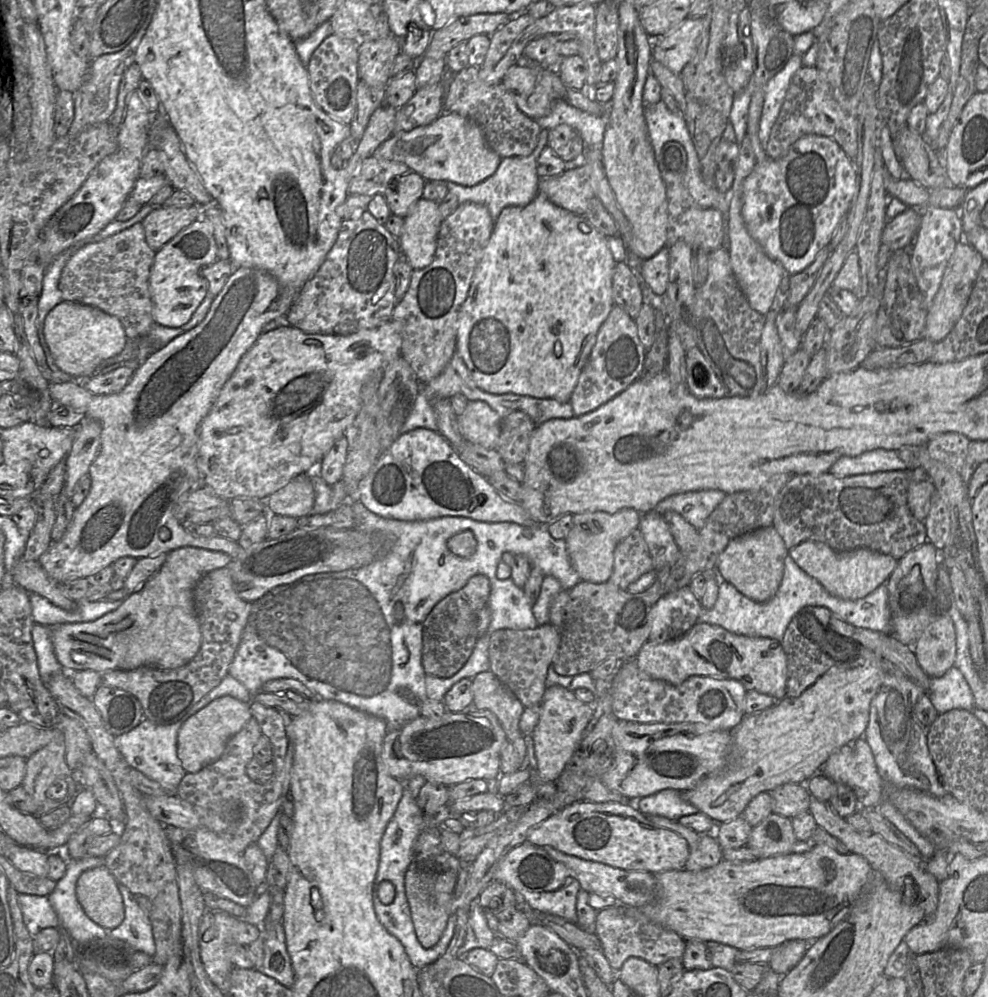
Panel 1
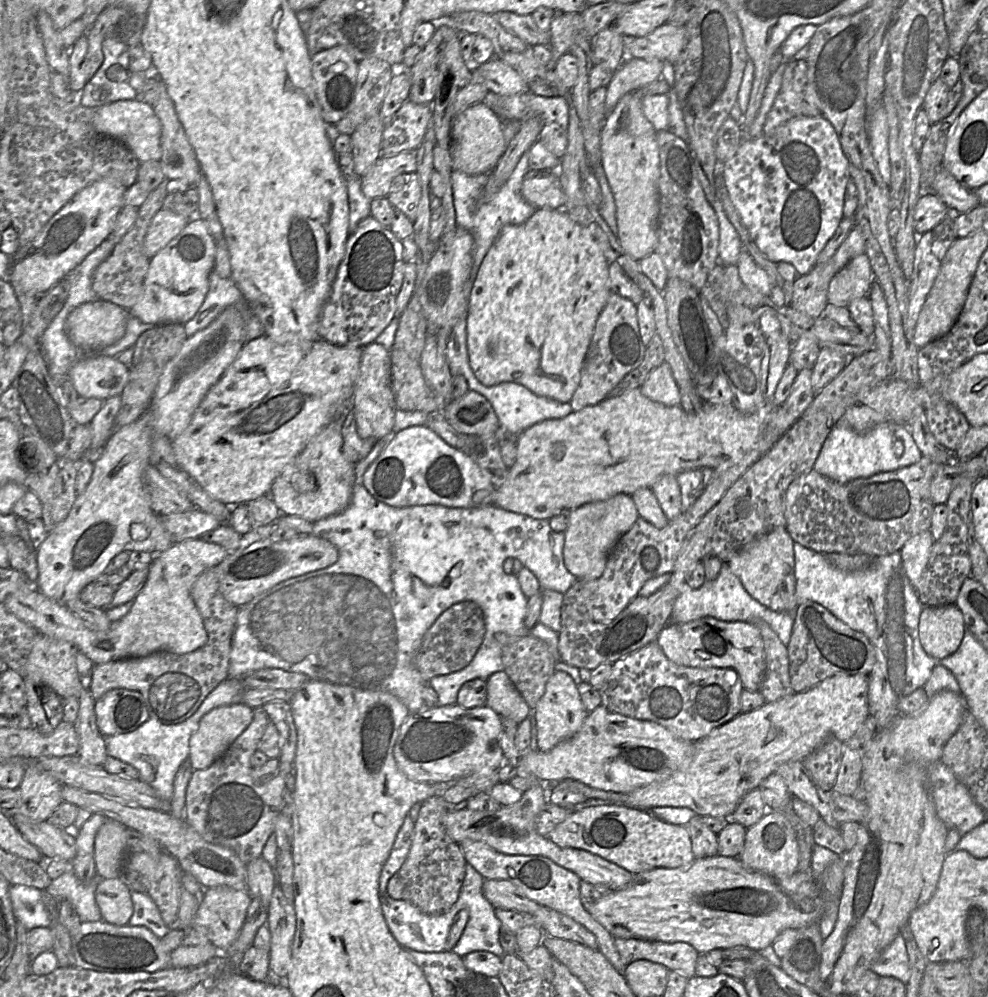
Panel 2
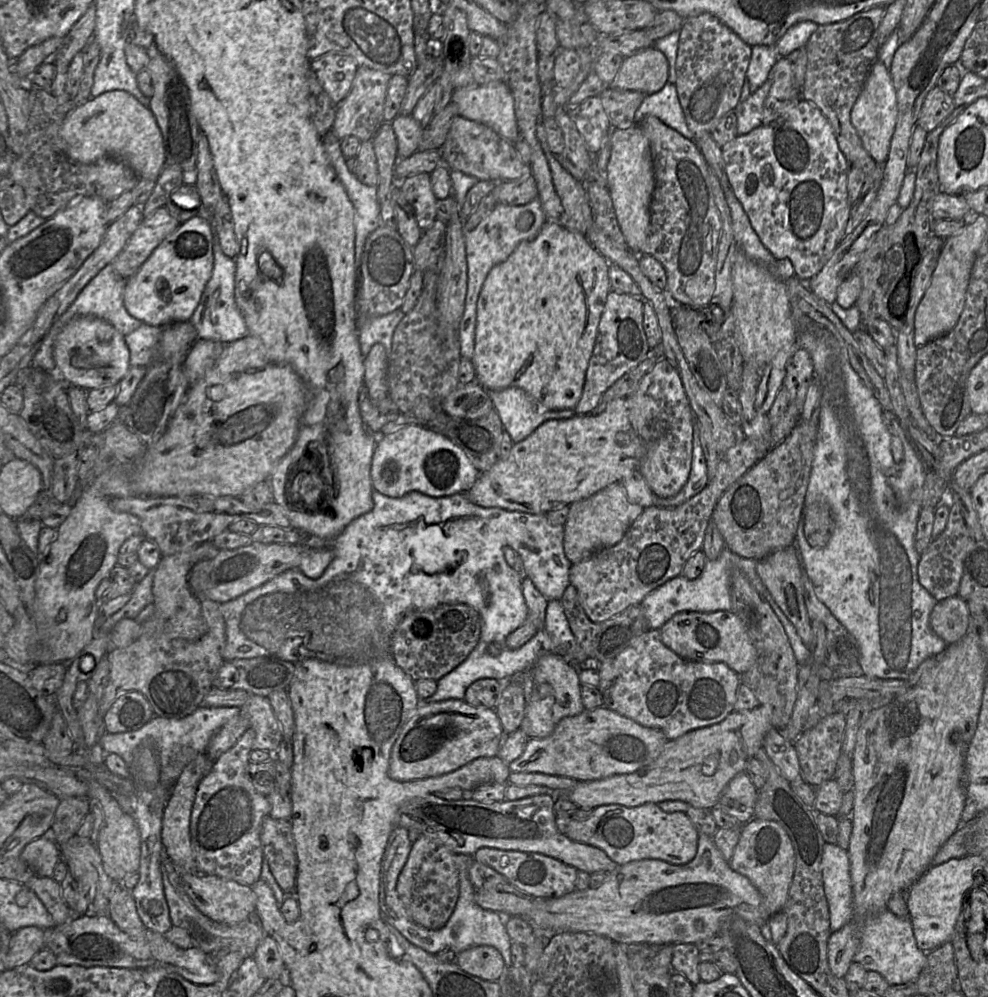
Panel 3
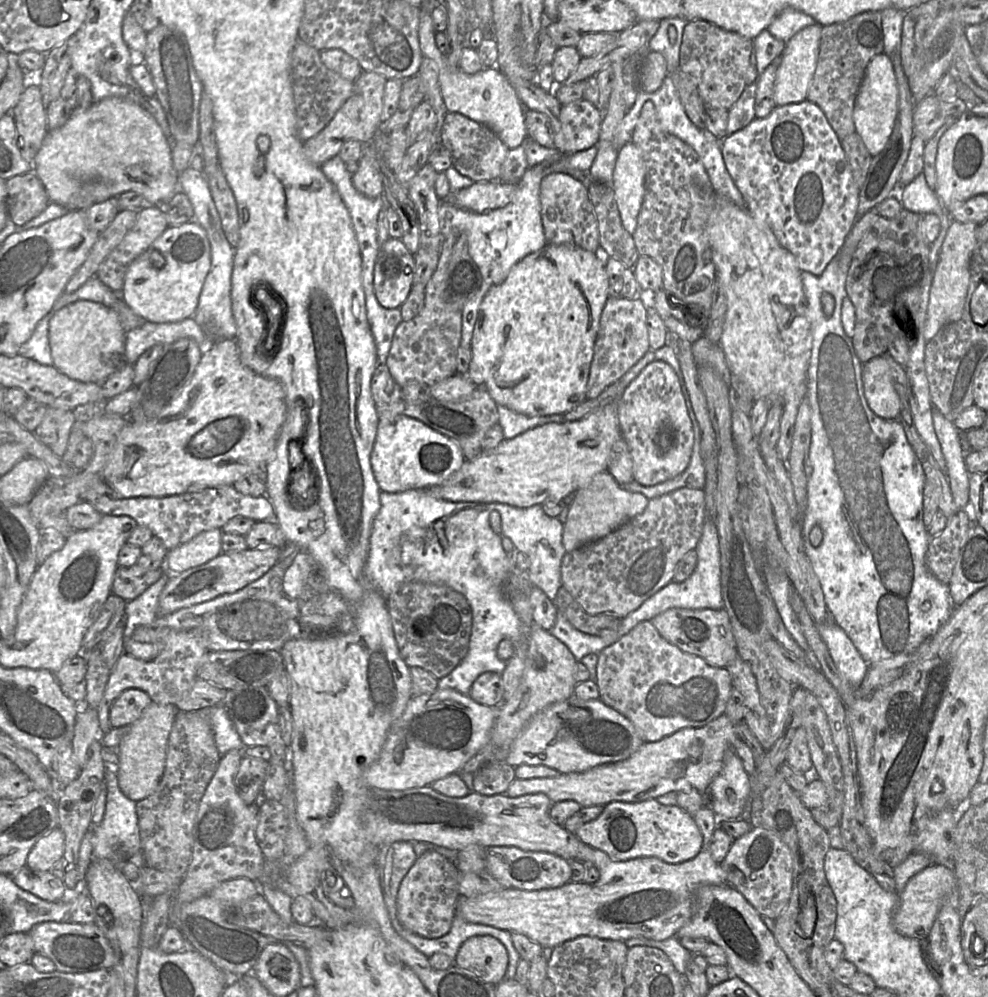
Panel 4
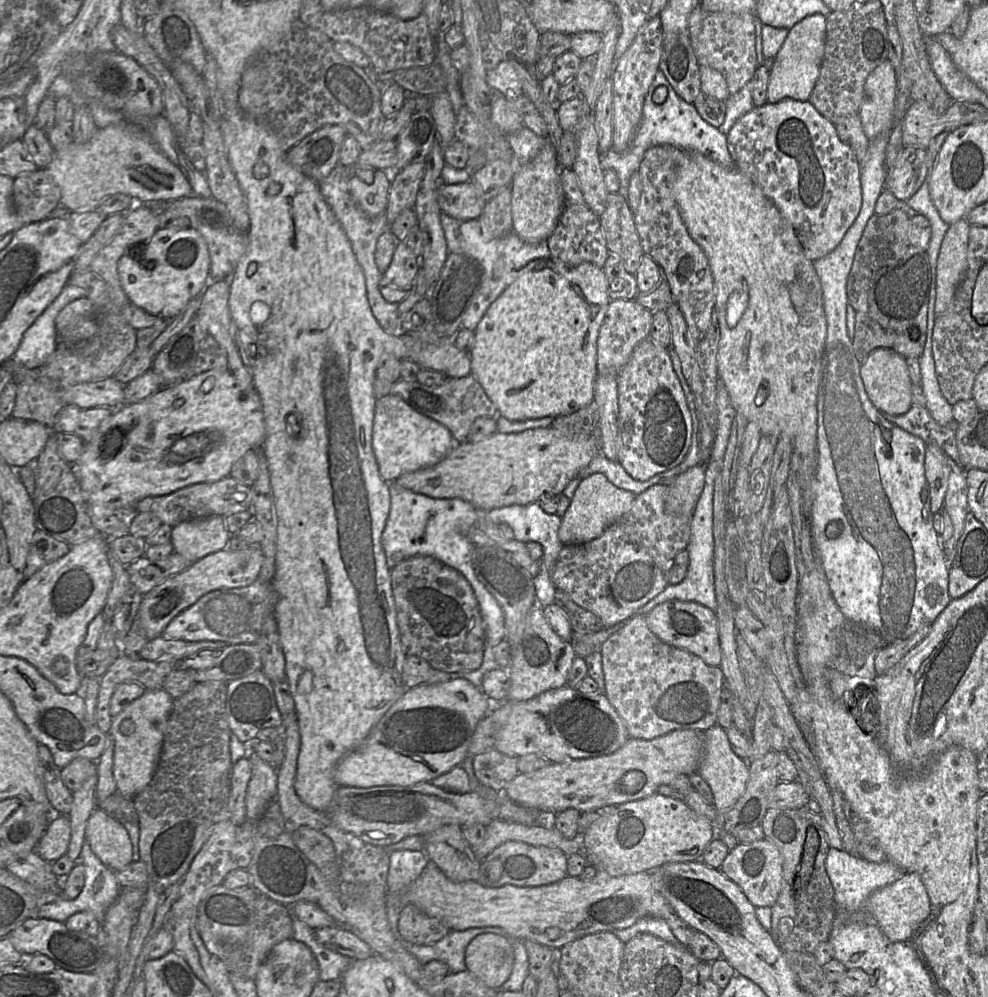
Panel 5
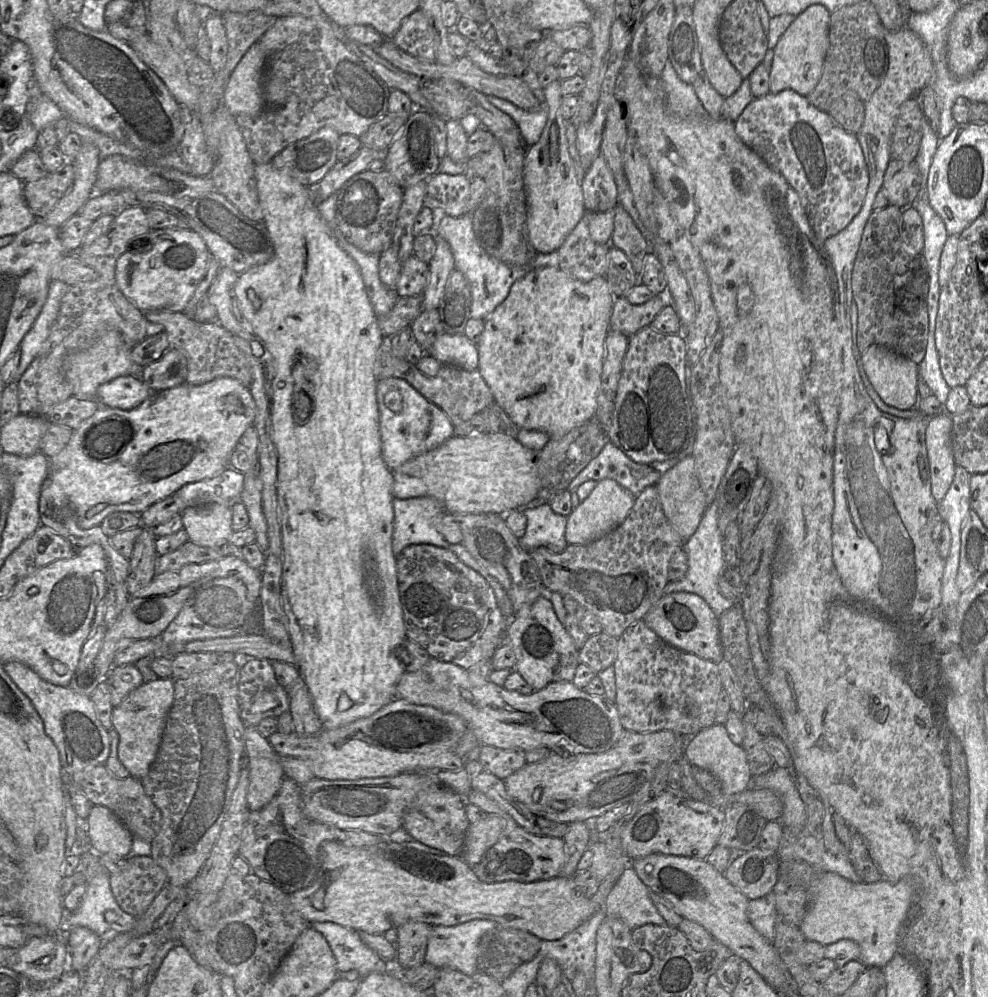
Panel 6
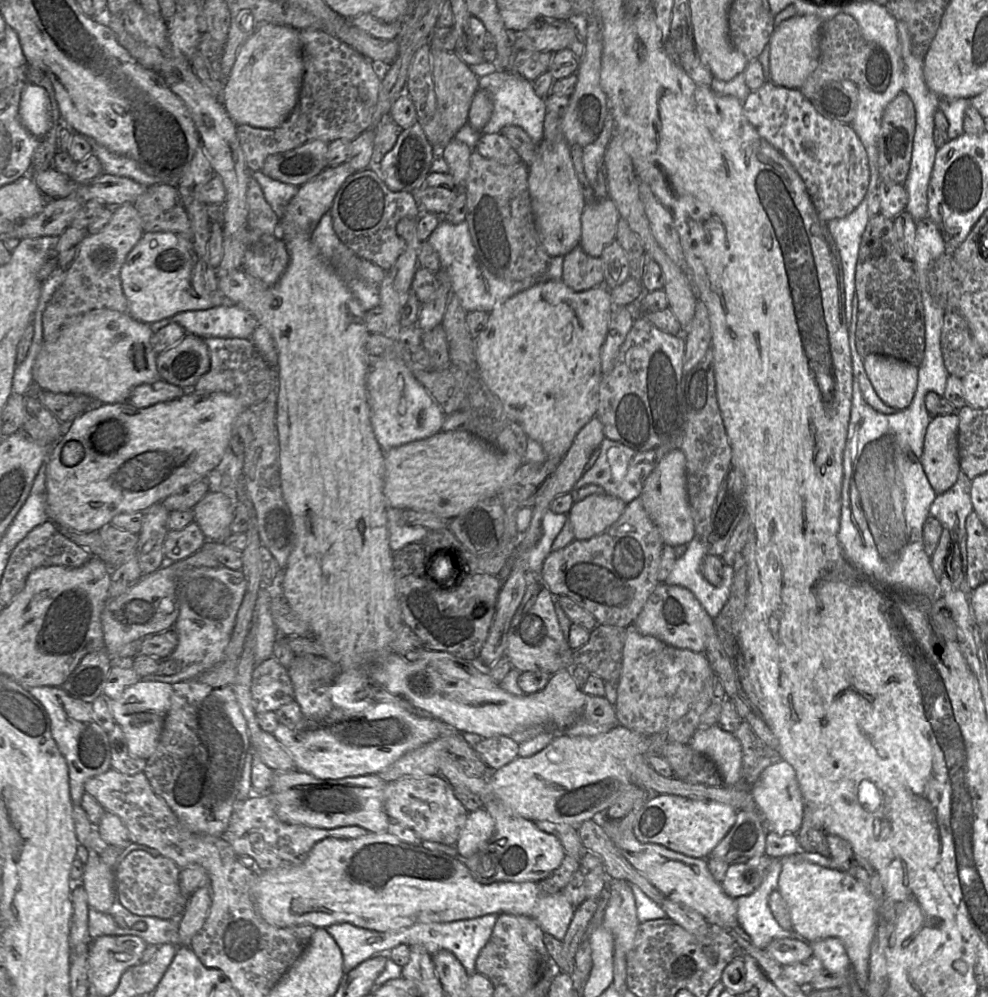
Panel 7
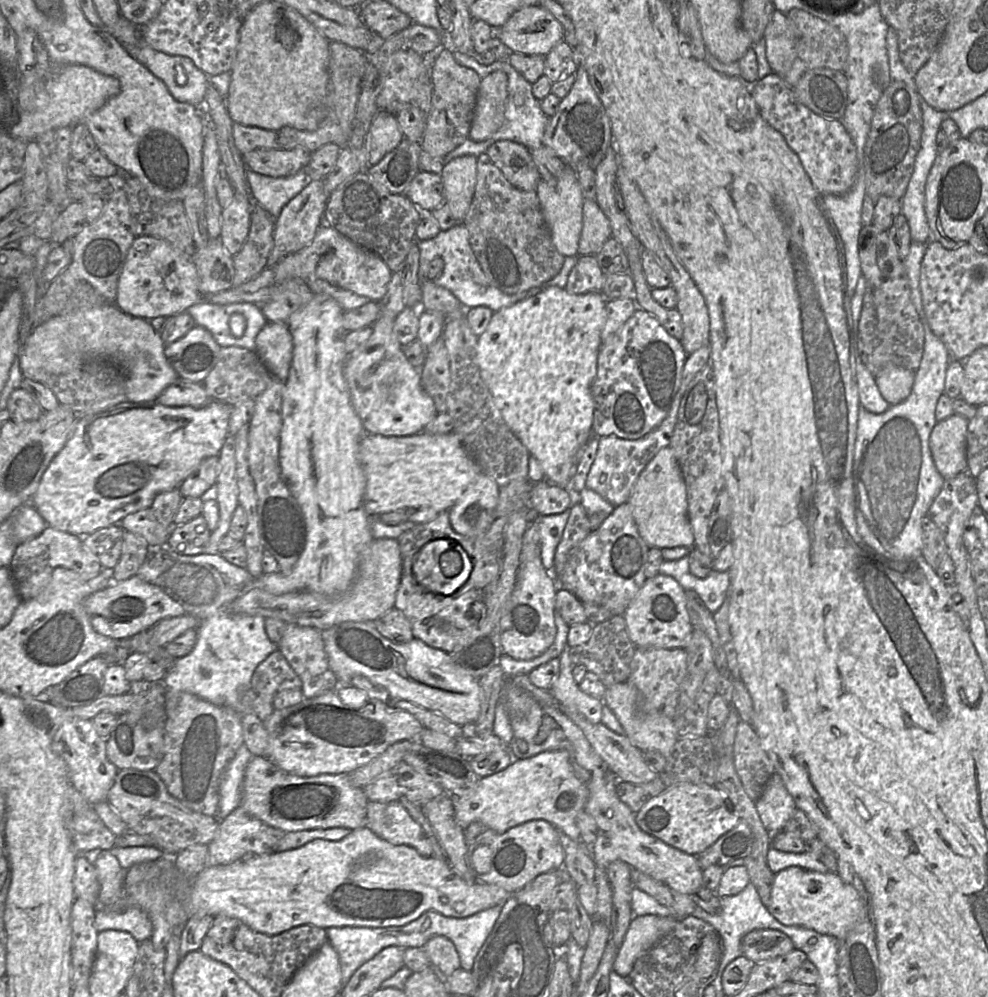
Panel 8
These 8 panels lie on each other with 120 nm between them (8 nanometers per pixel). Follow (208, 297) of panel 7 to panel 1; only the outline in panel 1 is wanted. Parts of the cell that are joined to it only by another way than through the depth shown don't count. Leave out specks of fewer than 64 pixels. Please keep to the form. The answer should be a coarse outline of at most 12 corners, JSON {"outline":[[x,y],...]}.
{"outline":[[203,217],[156,251],[156,324],[179,328],[207,295],[216,259]]}

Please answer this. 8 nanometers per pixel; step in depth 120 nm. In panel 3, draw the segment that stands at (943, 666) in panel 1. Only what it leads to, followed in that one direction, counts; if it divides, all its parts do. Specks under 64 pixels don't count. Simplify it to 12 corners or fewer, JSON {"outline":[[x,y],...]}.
{"outline":[[937,601],[929,625],[947,645],[969,626],[966,601]]}

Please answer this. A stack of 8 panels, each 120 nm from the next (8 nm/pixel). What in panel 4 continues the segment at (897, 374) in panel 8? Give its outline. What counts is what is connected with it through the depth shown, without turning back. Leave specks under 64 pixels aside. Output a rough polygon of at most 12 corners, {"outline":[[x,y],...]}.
{"outline":[[888,355],[863,364],[869,408],[896,420],[902,404]]}

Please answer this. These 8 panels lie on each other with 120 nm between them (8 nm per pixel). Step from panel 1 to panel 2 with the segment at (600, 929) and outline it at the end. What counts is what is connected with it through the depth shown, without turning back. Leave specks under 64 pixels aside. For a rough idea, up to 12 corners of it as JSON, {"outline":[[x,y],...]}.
{"outline":[[615,938],[625,966],[648,960],[690,979],[699,953],[683,942]]}

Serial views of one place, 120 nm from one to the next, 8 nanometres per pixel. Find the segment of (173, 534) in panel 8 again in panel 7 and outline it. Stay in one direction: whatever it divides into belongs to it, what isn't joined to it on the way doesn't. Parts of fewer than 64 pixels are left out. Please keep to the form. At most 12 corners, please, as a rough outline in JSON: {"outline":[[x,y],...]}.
{"outline":[[194,521],[171,530],[163,544],[168,562],[199,551],[204,534]]}

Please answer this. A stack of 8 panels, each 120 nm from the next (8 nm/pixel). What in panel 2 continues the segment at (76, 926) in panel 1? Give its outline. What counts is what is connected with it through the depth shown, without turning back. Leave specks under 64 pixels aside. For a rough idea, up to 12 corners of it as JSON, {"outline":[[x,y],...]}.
{"outline":[[69,868],[44,892],[70,902],[80,922],[102,917],[95,890],[104,878],[82,882]]}

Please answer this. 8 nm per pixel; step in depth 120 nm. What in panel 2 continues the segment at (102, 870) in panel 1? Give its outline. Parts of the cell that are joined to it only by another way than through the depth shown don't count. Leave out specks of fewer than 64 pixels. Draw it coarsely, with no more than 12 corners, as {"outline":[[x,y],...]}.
{"outline":[[123,876],[102,879],[95,901],[102,920],[127,925],[133,906]]}

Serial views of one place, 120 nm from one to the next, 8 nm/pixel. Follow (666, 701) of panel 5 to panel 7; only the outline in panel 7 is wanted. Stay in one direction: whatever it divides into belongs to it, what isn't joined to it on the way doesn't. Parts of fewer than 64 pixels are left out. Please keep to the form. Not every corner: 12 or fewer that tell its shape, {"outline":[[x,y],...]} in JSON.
{"outline":[[625,629],[618,725],[653,735],[716,674],[704,653]]}

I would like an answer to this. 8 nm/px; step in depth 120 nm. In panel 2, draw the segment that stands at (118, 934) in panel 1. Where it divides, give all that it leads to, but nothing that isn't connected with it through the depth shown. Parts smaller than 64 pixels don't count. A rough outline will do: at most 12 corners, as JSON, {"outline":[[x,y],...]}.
{"outline":[[130,891],[133,913],[127,925],[146,927],[158,938],[165,925],[147,893]]}

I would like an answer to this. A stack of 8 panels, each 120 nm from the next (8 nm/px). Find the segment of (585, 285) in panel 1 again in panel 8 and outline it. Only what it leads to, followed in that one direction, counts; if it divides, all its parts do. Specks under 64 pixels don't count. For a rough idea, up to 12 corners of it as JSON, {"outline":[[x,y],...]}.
{"outline":[[601,292],[495,312],[477,365],[566,488],[593,436]]}

